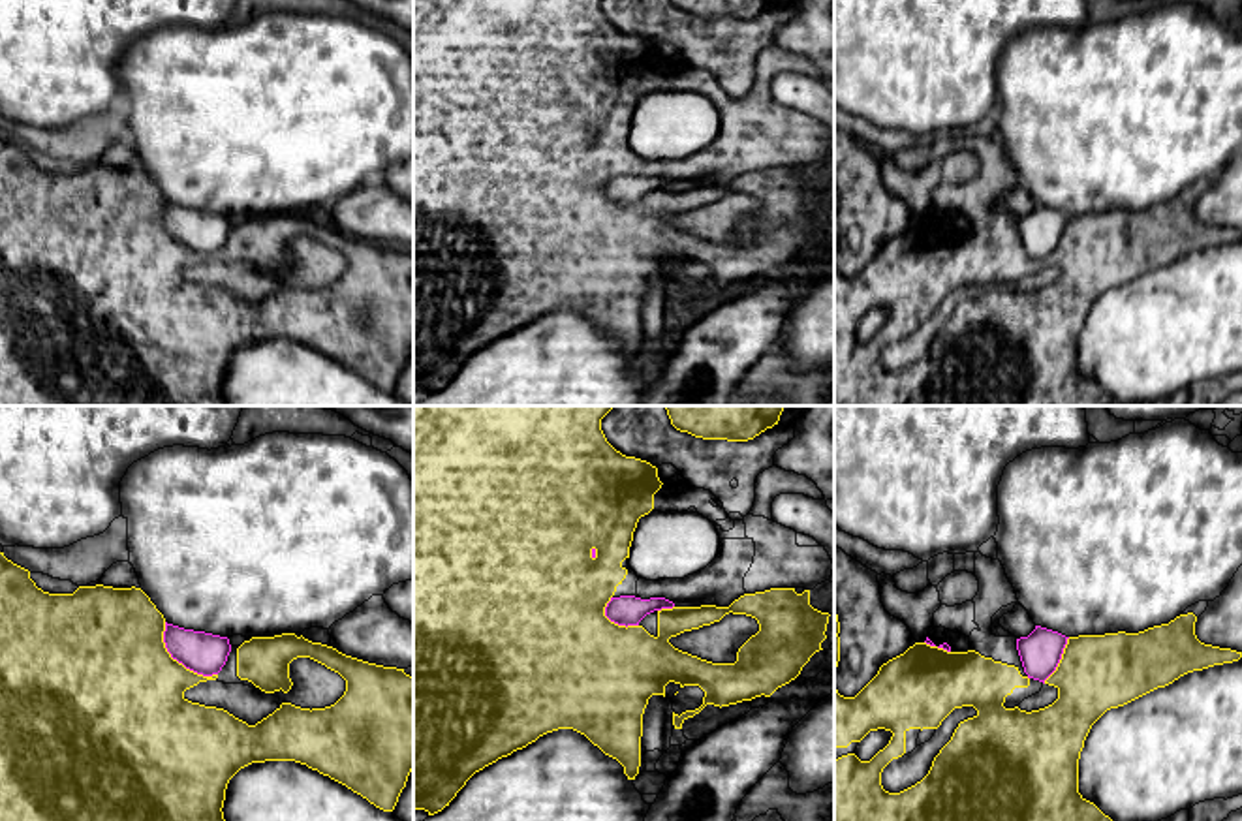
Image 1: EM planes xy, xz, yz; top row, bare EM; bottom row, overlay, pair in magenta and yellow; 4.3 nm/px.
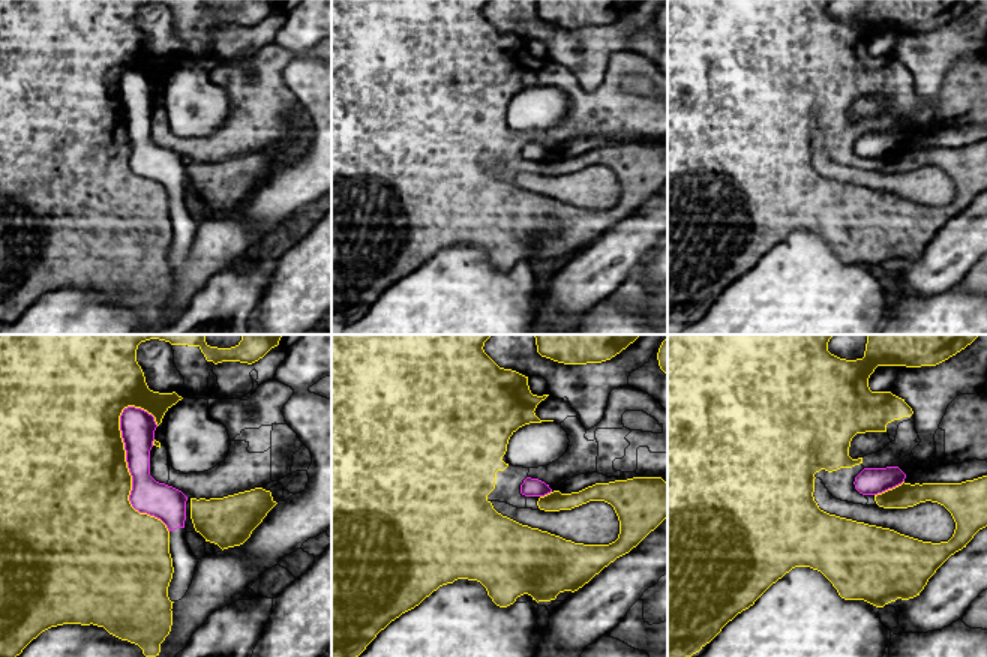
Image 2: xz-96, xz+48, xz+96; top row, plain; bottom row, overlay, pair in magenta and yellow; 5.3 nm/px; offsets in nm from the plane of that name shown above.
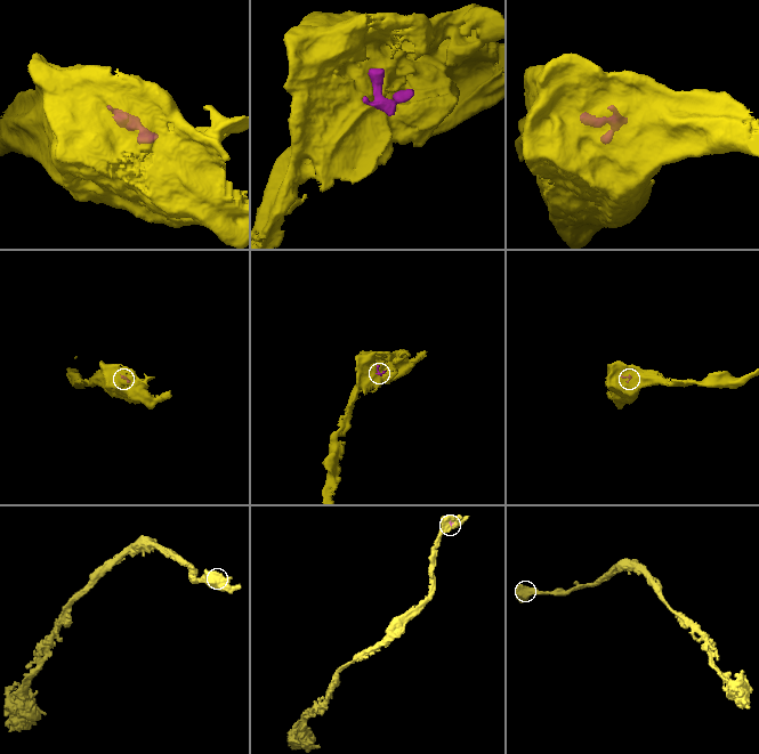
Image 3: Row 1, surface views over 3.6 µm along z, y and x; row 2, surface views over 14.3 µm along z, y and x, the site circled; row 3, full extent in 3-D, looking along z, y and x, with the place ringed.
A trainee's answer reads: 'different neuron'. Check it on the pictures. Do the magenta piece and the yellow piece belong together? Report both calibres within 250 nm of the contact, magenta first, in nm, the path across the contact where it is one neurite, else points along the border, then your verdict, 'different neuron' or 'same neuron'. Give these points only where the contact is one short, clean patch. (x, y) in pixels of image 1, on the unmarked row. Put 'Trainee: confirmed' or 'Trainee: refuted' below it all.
180/480 nm | different neuron
Trainee: confirmed

